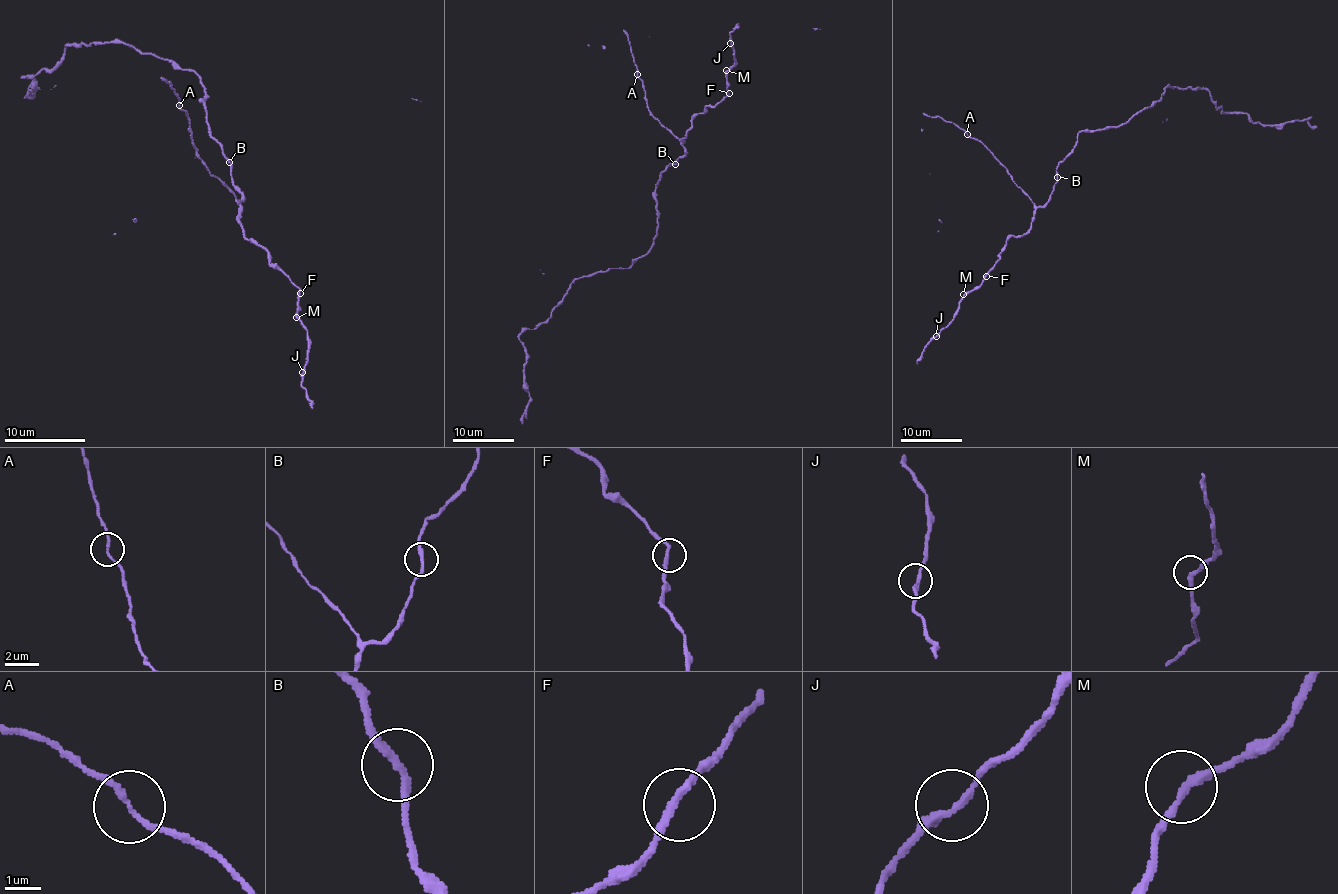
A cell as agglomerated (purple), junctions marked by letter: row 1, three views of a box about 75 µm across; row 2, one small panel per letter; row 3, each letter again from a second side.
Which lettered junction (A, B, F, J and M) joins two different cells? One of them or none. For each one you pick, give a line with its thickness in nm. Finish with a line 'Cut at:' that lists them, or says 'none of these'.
Cut at: none of these

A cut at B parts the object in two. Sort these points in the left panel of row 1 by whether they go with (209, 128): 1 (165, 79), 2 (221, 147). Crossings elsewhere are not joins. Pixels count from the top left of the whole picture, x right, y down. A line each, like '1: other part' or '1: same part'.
1: other part
2: same part

